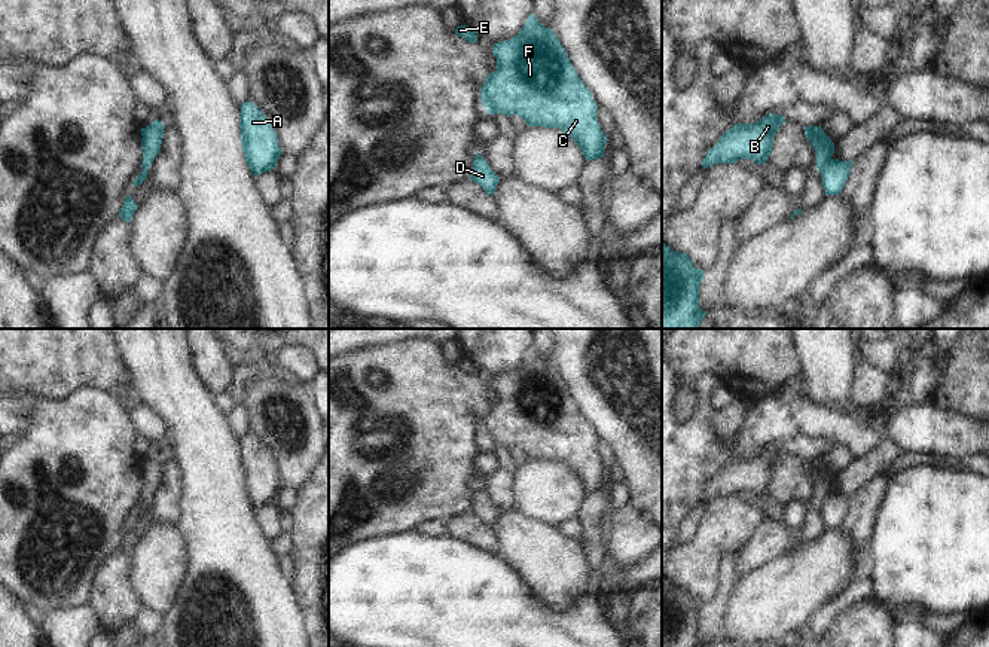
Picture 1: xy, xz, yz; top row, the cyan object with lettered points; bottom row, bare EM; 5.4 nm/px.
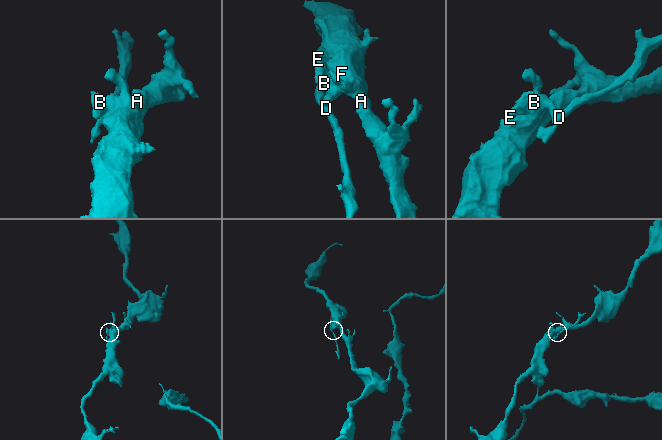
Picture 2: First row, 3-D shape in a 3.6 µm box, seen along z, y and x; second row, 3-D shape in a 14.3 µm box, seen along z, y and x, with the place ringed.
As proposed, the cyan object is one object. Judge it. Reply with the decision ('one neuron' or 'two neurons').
two neurons

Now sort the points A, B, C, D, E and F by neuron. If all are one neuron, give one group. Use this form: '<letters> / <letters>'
A B C E F / D

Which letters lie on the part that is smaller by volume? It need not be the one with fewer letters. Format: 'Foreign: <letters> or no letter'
Foreign: D

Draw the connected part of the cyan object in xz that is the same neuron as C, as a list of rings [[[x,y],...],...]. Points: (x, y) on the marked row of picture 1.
[[[531,13],[515,37],[492,45],[492,54],[497,58],[497,70],[489,73],[480,91],[480,100],[488,115],[518,115],[528,126],[558,128],[576,141],[586,161],[604,156],[607,135],[598,123],[598,106],[592,98],[592,92],[580,80],[567,51],[552,28],[541,25],[535,15]]]

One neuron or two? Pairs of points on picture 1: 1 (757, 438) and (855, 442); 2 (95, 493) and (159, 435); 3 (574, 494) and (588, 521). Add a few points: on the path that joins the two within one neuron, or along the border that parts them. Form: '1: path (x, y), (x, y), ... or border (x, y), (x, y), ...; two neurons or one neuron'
1: path (781, 424), (832, 426); one neuron
2: border (124, 411), (136, 435); two neurons
3: border (586, 494), (574, 515); two neurons

